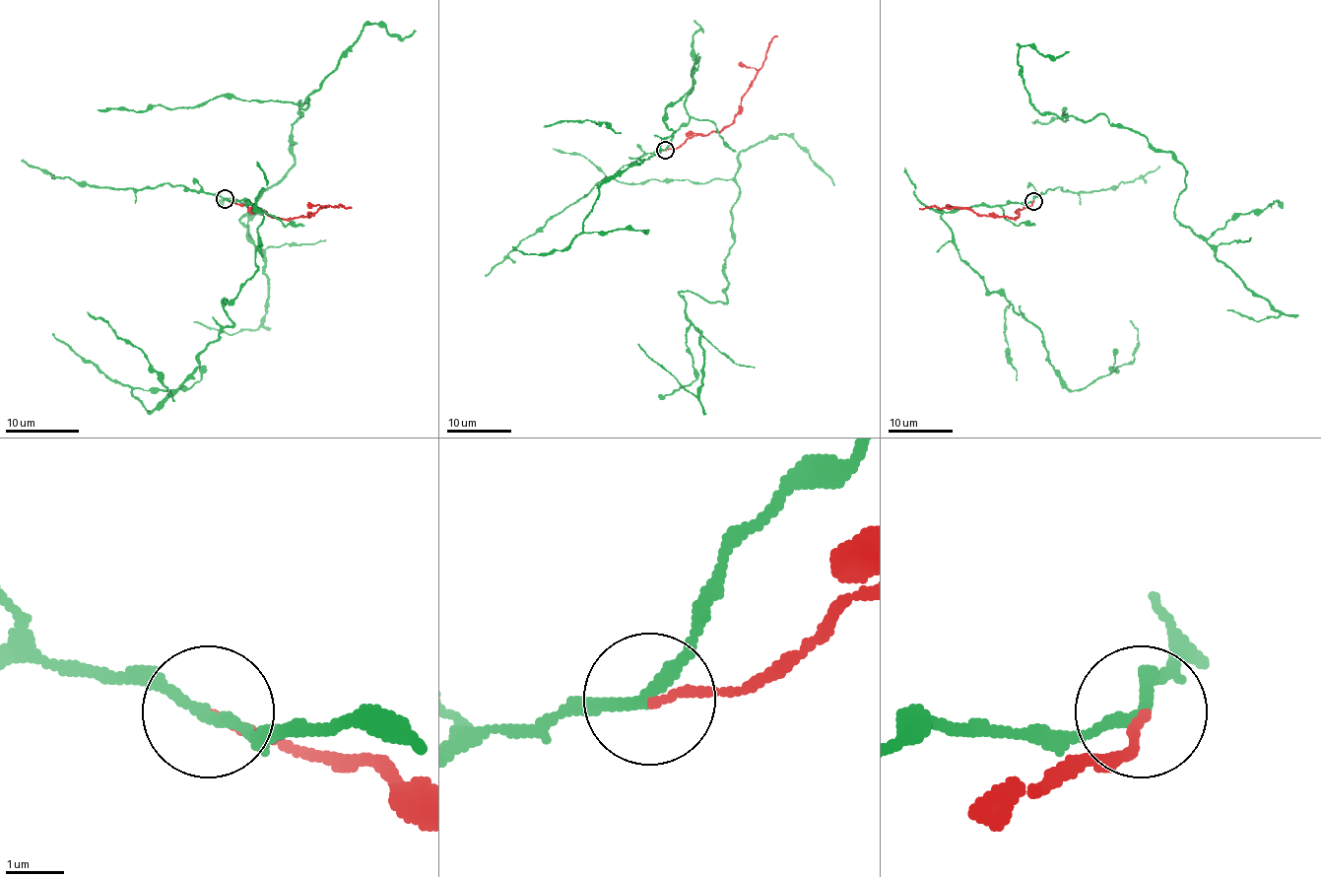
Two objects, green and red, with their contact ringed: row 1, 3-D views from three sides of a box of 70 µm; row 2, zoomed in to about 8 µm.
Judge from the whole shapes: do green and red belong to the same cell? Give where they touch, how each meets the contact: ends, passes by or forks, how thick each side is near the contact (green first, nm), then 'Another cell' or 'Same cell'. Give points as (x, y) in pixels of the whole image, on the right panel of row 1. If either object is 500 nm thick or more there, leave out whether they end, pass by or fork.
Place: (1033, 201). At the ring green passes by. At the ring red ends. Thickness 180 nm (green) against 140 nm. Another cell

